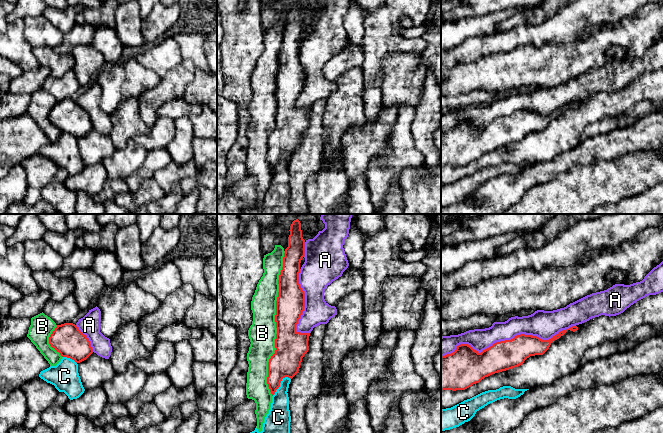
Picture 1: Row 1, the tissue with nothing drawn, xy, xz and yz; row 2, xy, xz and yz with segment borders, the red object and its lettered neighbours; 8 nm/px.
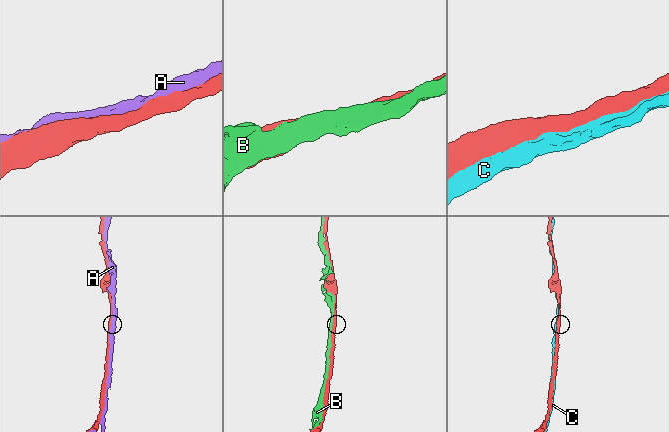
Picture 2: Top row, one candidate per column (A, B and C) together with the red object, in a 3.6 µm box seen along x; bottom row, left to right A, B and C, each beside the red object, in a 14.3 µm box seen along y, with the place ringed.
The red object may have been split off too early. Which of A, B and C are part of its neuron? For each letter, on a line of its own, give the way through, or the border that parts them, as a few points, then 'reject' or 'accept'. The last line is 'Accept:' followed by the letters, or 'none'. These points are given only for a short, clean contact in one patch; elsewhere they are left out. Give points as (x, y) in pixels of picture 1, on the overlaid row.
A: reject
B: reject
C: reject
Accept: none

